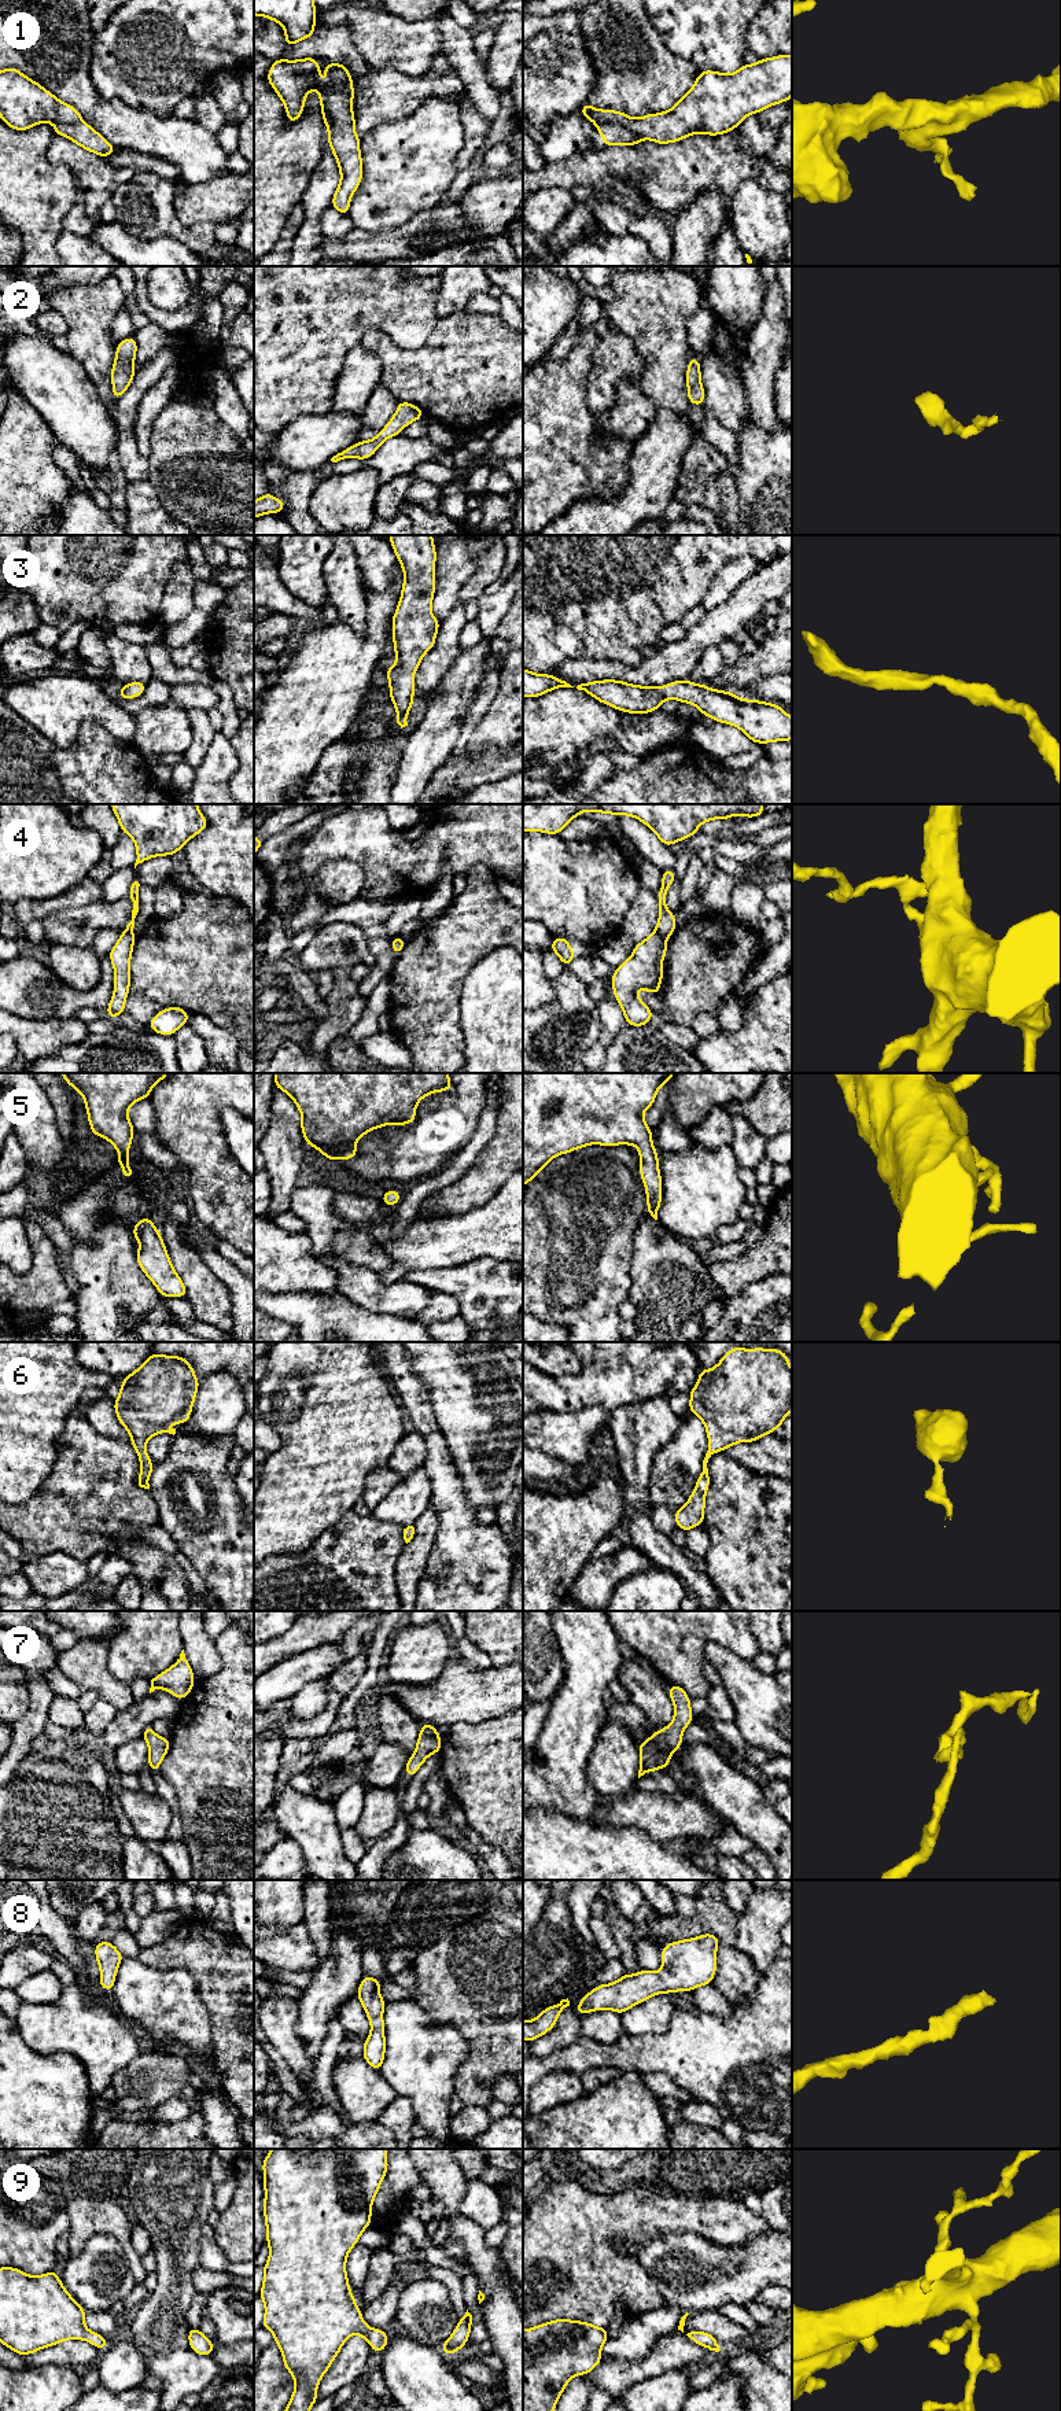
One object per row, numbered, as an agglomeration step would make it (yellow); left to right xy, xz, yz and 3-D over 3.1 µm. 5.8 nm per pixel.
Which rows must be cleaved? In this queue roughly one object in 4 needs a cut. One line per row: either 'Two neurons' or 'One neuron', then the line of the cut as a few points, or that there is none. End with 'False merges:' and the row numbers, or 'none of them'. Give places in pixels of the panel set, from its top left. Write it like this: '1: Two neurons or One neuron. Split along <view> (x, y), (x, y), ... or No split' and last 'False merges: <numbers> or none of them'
1: Two neurons. Split along yz (597, 125), (622, 124), (643, 137)
2: One neuron. No split
3: One neuron. No split
4: Two neurons. Split along yz (655, 929), (666, 937)
5: One neuron. No split
6: One neuron. No split
7: One neuron. No split
8: One neuron. No split
9: One neuron. No split
False merges: 1, 4

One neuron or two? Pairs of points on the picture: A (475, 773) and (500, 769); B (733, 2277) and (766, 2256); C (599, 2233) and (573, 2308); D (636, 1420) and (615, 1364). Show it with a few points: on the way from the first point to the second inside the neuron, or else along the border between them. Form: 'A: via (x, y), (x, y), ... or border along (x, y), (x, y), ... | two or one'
A: via (481, 769), (494, 769) | one
B: via (741, 2273), (758, 2263) | one
C: via (579, 2252), (577, 2255), (577, 2285), (573, 2289) | one
D: border along (662, 1396), (627, 1403), (612, 1411) | two

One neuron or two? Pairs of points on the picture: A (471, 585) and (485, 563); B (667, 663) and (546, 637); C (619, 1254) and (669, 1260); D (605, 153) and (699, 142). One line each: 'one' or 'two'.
A: one
B: two
C: two
D: one

